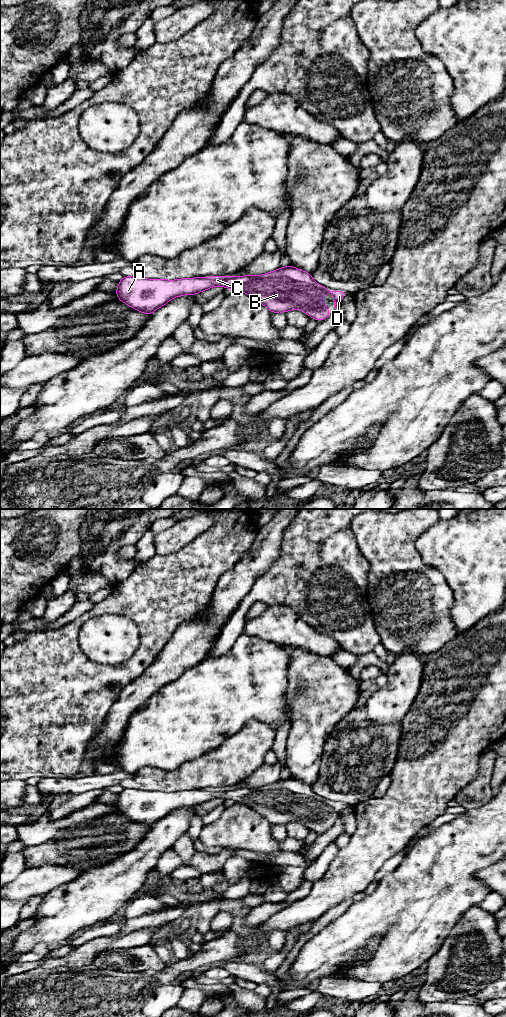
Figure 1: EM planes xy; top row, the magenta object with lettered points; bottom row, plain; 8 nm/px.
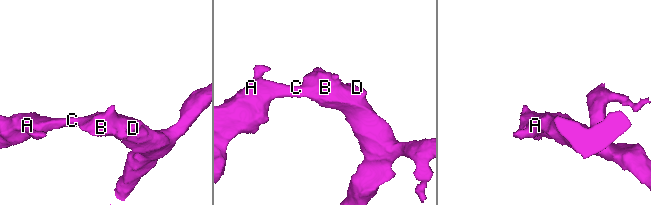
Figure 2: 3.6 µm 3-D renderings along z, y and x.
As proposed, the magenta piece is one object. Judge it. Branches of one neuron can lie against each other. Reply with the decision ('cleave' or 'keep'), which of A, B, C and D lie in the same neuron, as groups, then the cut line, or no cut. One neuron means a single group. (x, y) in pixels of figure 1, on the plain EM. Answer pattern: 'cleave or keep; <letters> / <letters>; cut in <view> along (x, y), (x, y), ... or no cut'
keep; A B C D; no cut

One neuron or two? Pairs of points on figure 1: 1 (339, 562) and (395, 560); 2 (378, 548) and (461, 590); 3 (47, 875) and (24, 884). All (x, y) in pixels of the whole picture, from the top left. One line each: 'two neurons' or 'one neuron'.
1: two neurons
2: two neurons
3: one neuron

